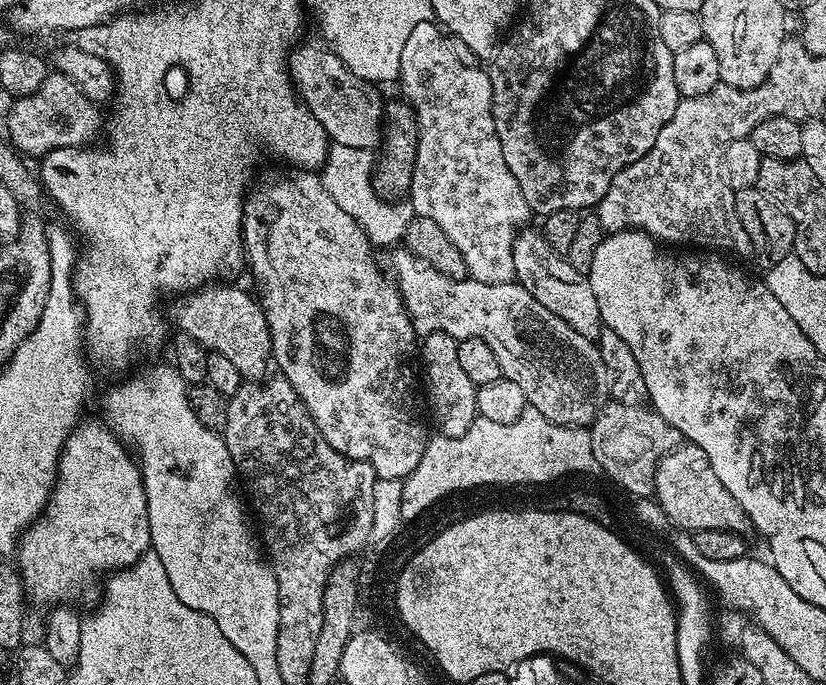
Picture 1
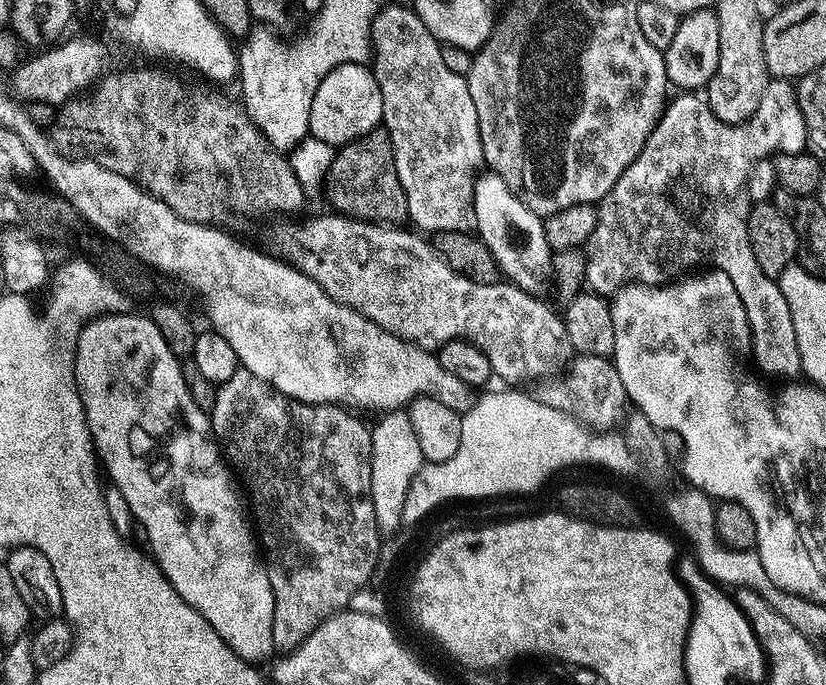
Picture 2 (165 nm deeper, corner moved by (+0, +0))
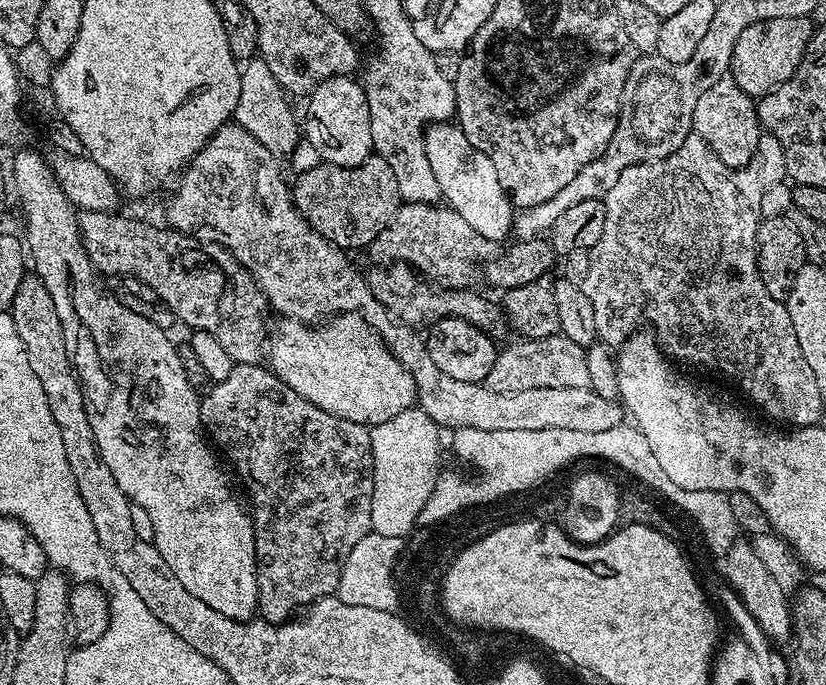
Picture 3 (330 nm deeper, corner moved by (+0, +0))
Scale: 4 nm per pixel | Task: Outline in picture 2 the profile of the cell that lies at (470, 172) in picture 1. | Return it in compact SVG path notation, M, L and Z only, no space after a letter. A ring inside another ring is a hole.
M389 6L372 21L374 55L370 67L382 90L382 126L392 143L398 182L402 182L402 190L406 190L408 220L416 223L417 229L425 228L420 230L428 234L446 230L472 232L476 226L474 192L478 173L485 167L478 113L474 110L474 98L470 98L467 79L446 67L440 45L411 7Z

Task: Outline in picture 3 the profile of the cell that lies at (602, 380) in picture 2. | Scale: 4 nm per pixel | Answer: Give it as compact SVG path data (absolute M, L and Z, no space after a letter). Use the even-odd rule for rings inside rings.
M563 334L538 340L524 340L519 343L508 348L501 347L497 351L496 361L486 381L490 390L498 390L498 394L514 394L523 390L544 389L546 386L557 384L575 388L589 385L591 365L587 352Z

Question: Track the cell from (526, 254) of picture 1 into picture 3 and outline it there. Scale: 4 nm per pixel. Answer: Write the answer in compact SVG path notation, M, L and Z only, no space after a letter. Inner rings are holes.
M452 122L431 125L425 131L424 145L447 207L460 214L486 242L509 235L513 231L514 205L502 190L502 182L498 182L494 162L482 150L470 146L466 134Z

